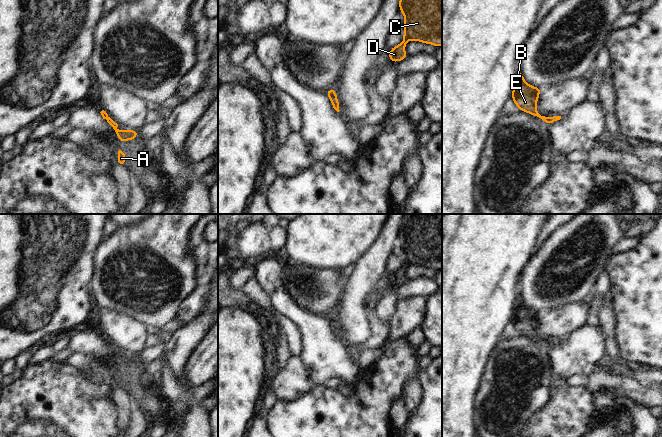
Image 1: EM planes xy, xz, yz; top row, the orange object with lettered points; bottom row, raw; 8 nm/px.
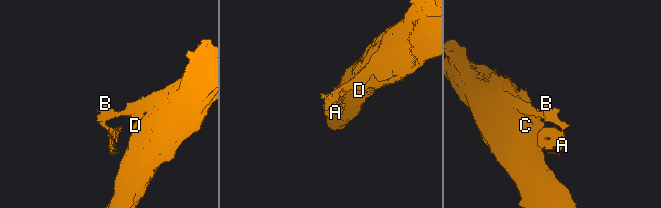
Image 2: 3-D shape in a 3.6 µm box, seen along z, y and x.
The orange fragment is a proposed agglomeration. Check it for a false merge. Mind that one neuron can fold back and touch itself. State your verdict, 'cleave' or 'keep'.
cleave

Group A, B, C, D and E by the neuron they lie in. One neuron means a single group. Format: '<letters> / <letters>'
A / B C D E

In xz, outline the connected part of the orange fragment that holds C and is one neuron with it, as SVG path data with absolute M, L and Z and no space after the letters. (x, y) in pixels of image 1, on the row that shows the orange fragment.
M399 0L399 11L404 14L404 40L389 51L389 62L399 62L408 57L405 53L408 41L442 46L442 0Z

